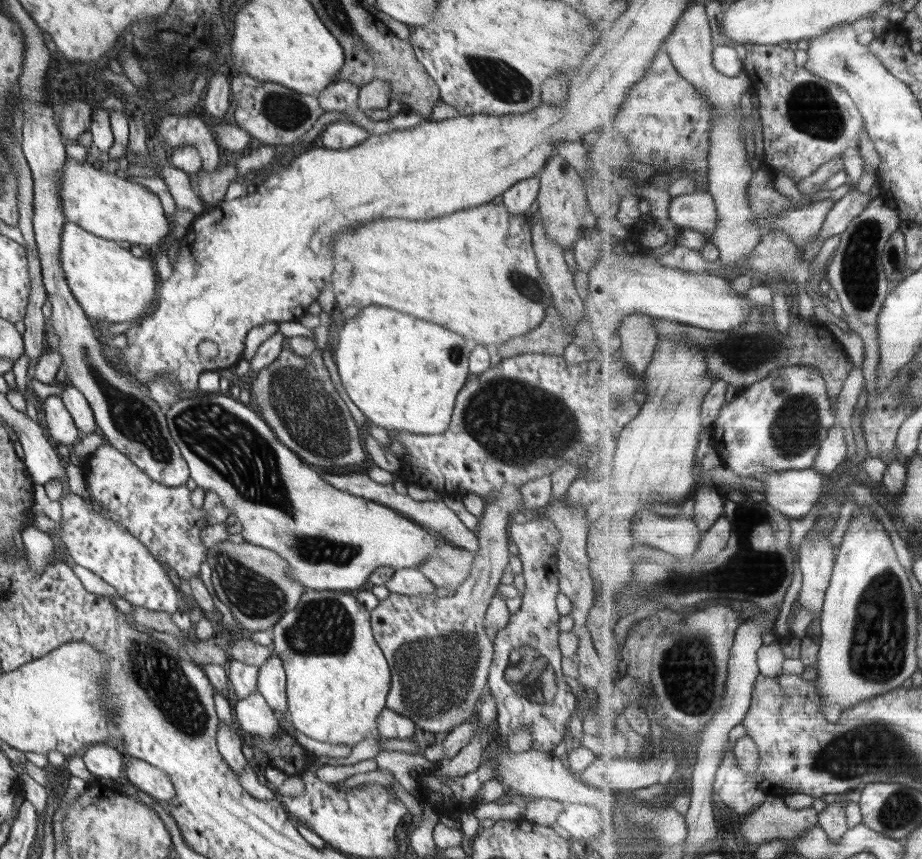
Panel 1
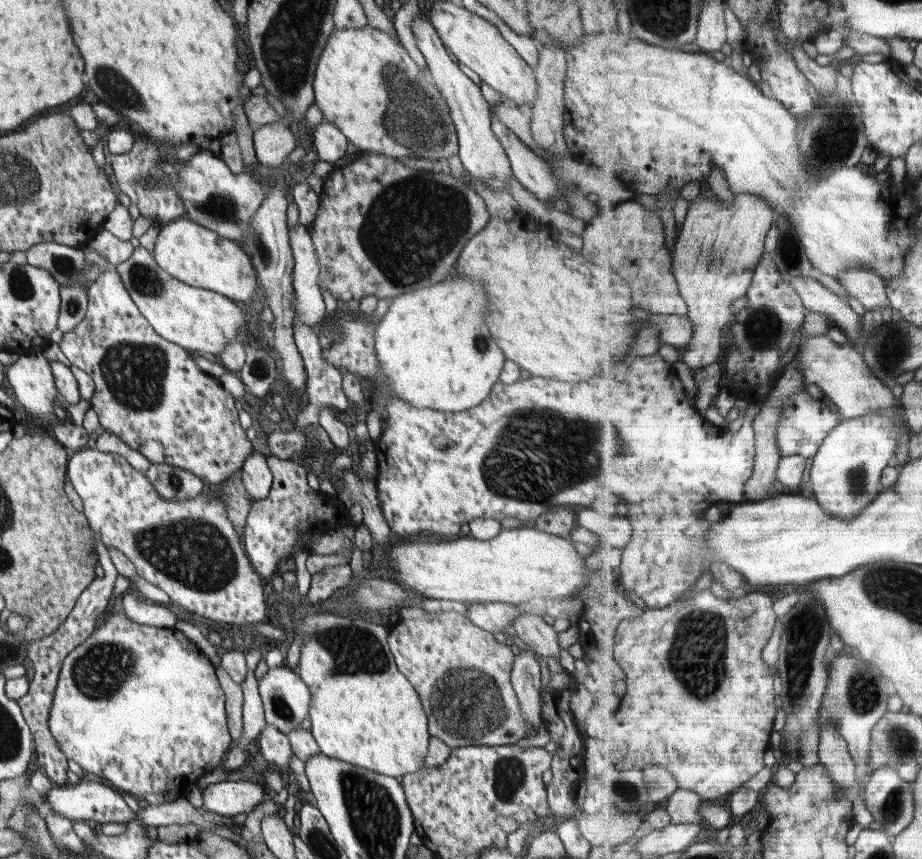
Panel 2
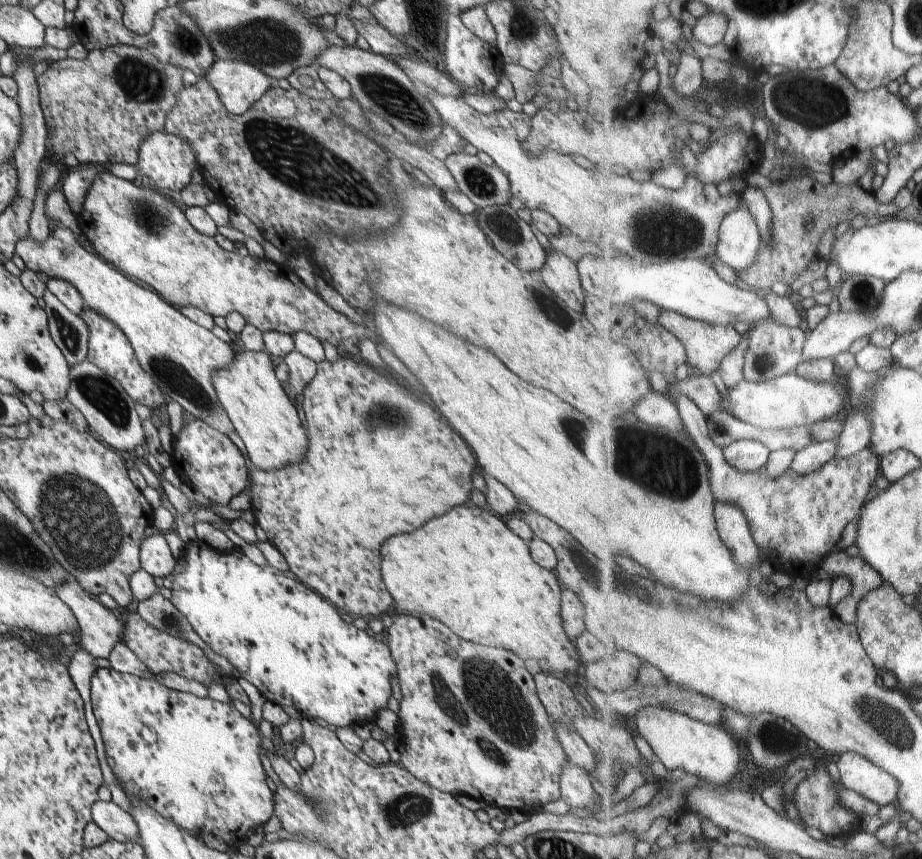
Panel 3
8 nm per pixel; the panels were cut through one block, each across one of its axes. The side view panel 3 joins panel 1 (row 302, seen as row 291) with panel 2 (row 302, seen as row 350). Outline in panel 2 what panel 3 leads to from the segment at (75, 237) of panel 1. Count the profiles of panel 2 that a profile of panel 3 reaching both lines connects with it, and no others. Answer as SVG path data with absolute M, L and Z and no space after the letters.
M141 245L135 248L132 256L114 268L118 271L128 294L136 303L144 318L153 326L156 334L163 336L167 341L173 342L187 351L202 350L208 354L218 356L231 342L240 342L237 338L239 328L247 335L246 315L234 304L232 299L205 288L196 288L184 282L180 282L176 277L168 274L150 255L152 252Z

